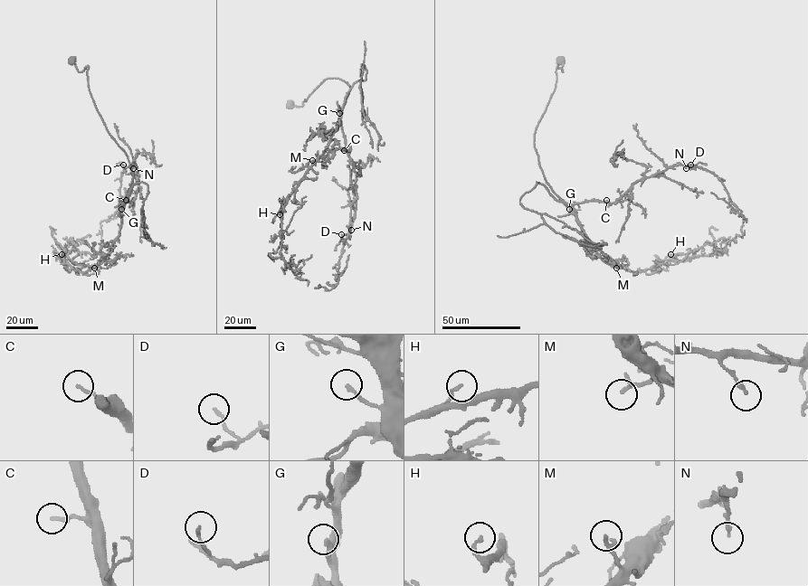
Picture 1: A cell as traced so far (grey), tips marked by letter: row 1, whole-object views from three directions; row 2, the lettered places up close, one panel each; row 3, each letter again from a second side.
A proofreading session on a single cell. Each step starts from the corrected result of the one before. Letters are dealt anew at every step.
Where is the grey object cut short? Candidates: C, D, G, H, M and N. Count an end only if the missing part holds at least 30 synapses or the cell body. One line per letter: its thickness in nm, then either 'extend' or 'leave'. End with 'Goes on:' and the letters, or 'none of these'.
C: 130 nm thick; leave
D: 150 nm thick; leave
G: 170 nm thick; leave
H: 160 nm thick; leave
M: 170 nm thick; extend
N: 150 nm thick; leave
Goes on: M

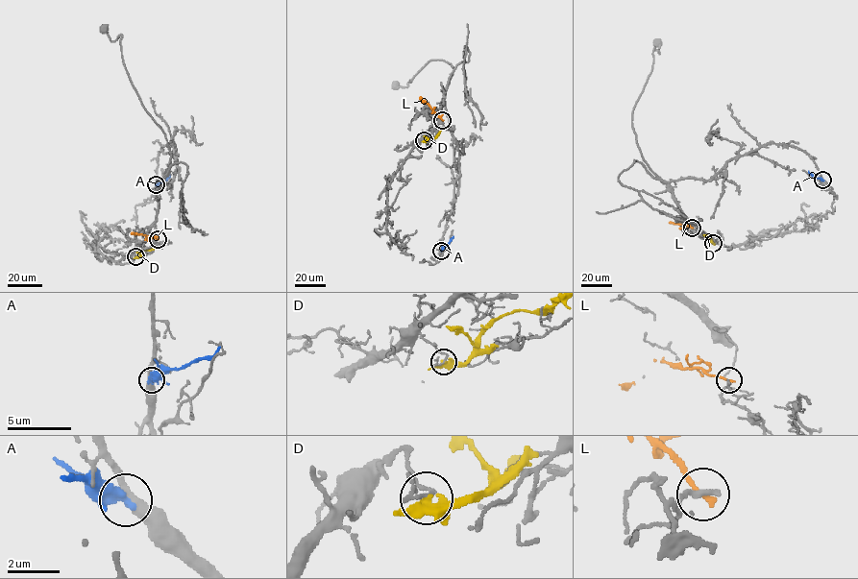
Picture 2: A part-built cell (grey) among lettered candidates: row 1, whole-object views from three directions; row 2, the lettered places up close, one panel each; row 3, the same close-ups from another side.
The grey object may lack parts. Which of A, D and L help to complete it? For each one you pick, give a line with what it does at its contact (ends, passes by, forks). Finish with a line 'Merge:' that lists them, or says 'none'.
Merge: none

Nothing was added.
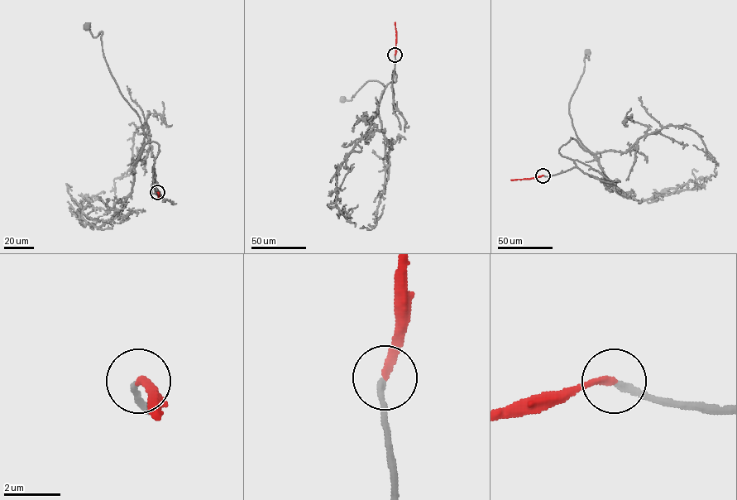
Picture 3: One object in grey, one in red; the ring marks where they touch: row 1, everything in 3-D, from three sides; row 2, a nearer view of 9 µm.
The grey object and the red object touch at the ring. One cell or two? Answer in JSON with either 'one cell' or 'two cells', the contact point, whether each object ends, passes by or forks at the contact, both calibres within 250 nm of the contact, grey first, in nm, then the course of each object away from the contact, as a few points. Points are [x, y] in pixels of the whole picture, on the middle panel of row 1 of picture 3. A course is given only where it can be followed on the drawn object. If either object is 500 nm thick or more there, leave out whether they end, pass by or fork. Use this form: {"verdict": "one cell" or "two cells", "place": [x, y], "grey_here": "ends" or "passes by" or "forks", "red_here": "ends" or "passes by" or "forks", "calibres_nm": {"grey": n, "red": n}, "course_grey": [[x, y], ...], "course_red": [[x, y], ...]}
{"verdict": "one cell", "place": [394, 55], "grey_here": "ends", "red_here": "ends", "calibres_nm": {"grey": 220, "red": 240}, "course_grey": [[395, 55], [391, 88], [393, 70], [396, 81], [380, 100], [385, 87], [377, 80], [342, 100]], "course_red": [[395, 55], [394, 22]]}

